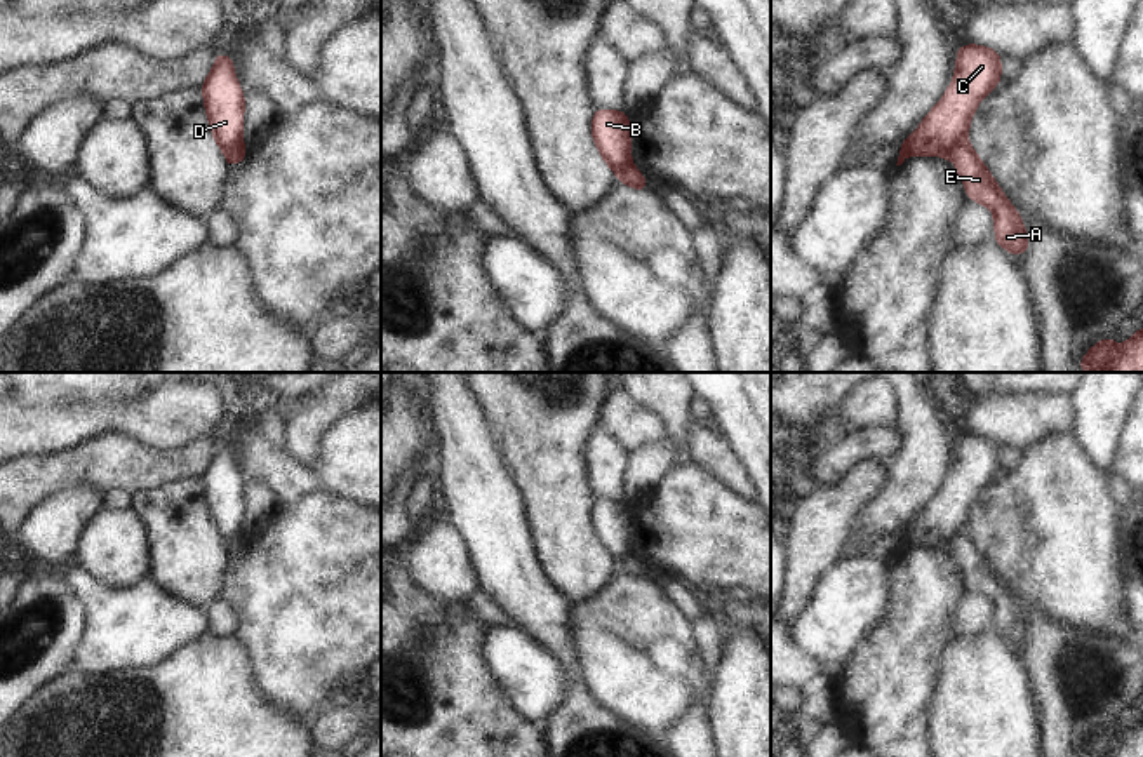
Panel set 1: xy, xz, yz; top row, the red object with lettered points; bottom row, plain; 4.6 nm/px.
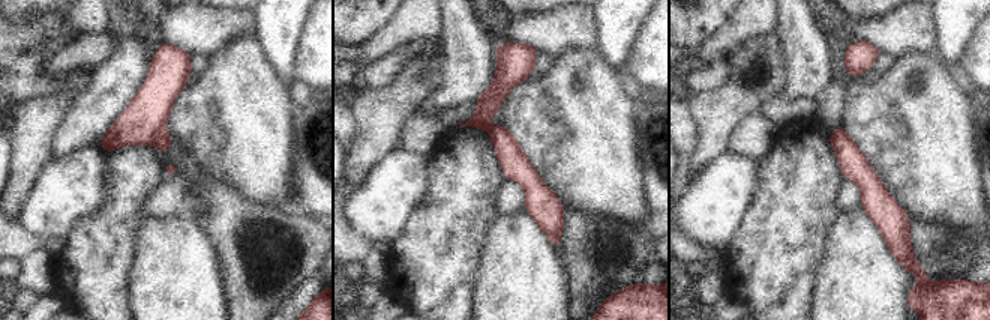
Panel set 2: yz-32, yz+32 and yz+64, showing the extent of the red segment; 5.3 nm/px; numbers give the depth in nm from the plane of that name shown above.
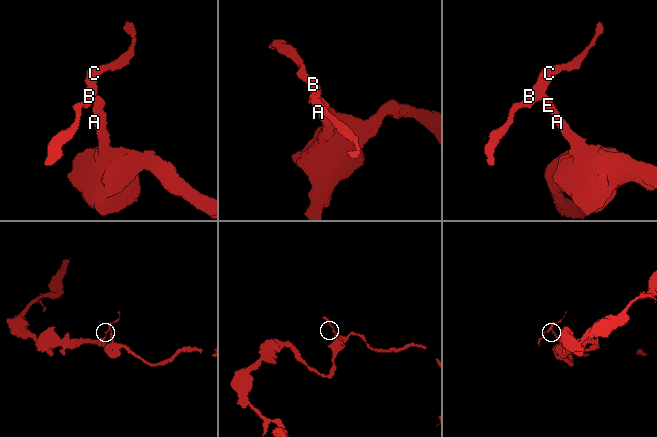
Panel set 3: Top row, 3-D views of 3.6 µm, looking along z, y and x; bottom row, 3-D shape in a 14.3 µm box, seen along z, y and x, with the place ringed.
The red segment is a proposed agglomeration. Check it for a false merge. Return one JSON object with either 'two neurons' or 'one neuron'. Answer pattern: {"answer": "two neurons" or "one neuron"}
{"answer": "two neurons"}

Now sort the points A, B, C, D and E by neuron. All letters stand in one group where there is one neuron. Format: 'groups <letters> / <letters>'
groups A E / B C D

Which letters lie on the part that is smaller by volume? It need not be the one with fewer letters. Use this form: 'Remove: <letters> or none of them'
Remove: B, C, D

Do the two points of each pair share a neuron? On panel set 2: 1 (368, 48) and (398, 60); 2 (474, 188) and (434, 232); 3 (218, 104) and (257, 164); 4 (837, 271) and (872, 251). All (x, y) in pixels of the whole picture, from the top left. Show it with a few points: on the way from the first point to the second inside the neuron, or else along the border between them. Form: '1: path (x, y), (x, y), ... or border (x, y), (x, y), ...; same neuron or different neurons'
1: border (417, 41), (408, 42), (368, 65); different neurons
2: path (464, 199), (444, 221); same neuron
3: path (233, 119), (251, 149); same neuron
4: path (846, 271), (852, 271), (863, 260); same neuron

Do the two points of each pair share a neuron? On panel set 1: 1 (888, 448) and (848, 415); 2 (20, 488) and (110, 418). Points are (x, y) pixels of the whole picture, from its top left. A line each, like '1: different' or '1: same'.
1: different
2: different

